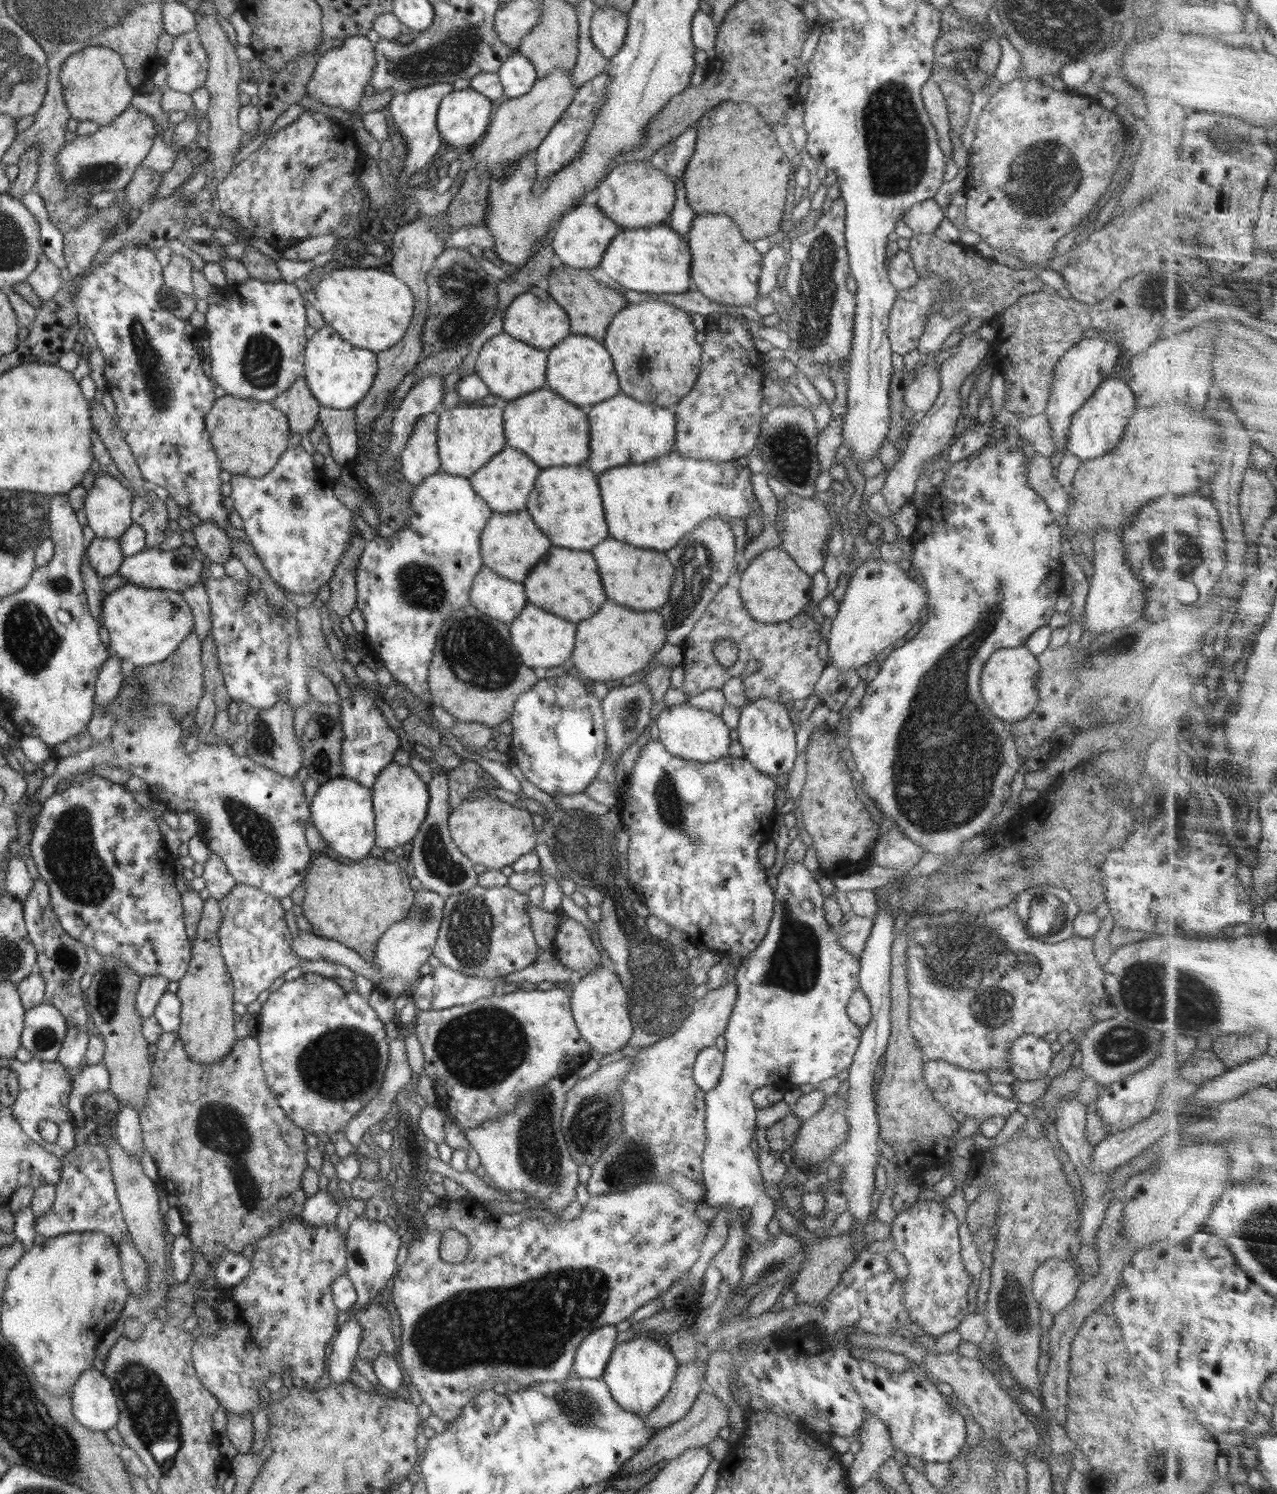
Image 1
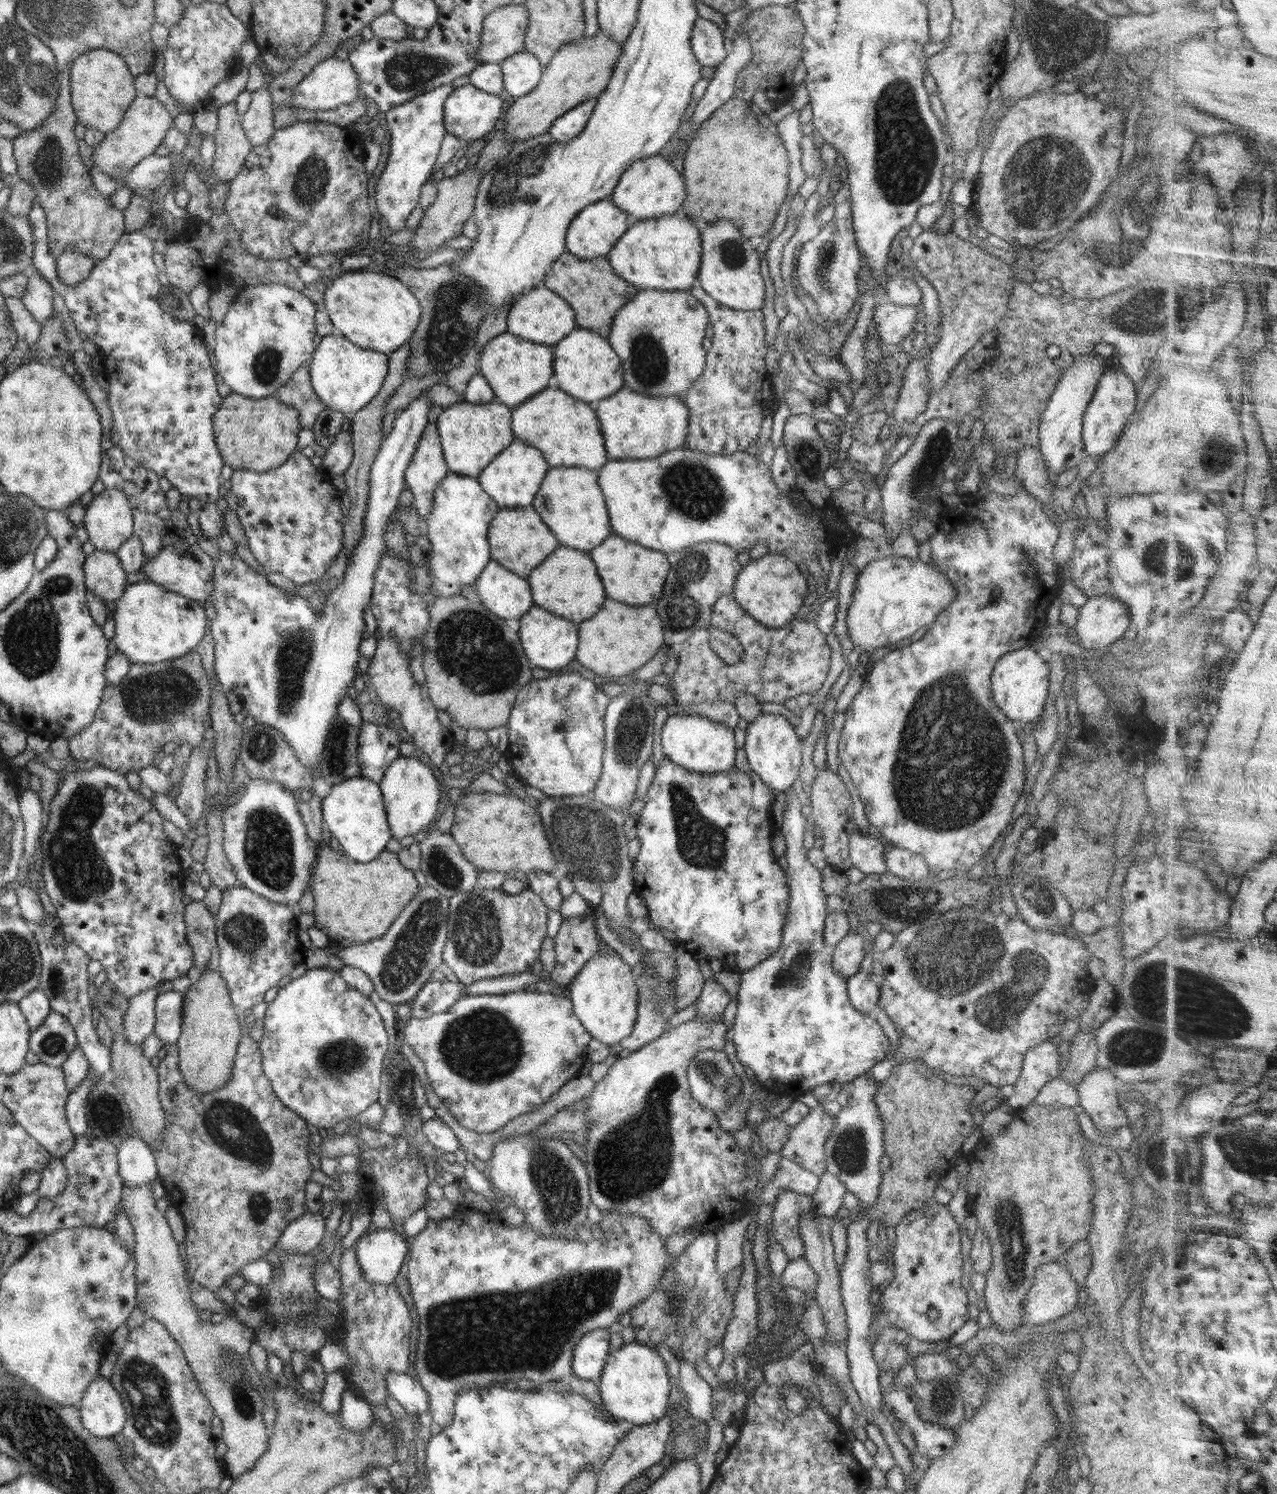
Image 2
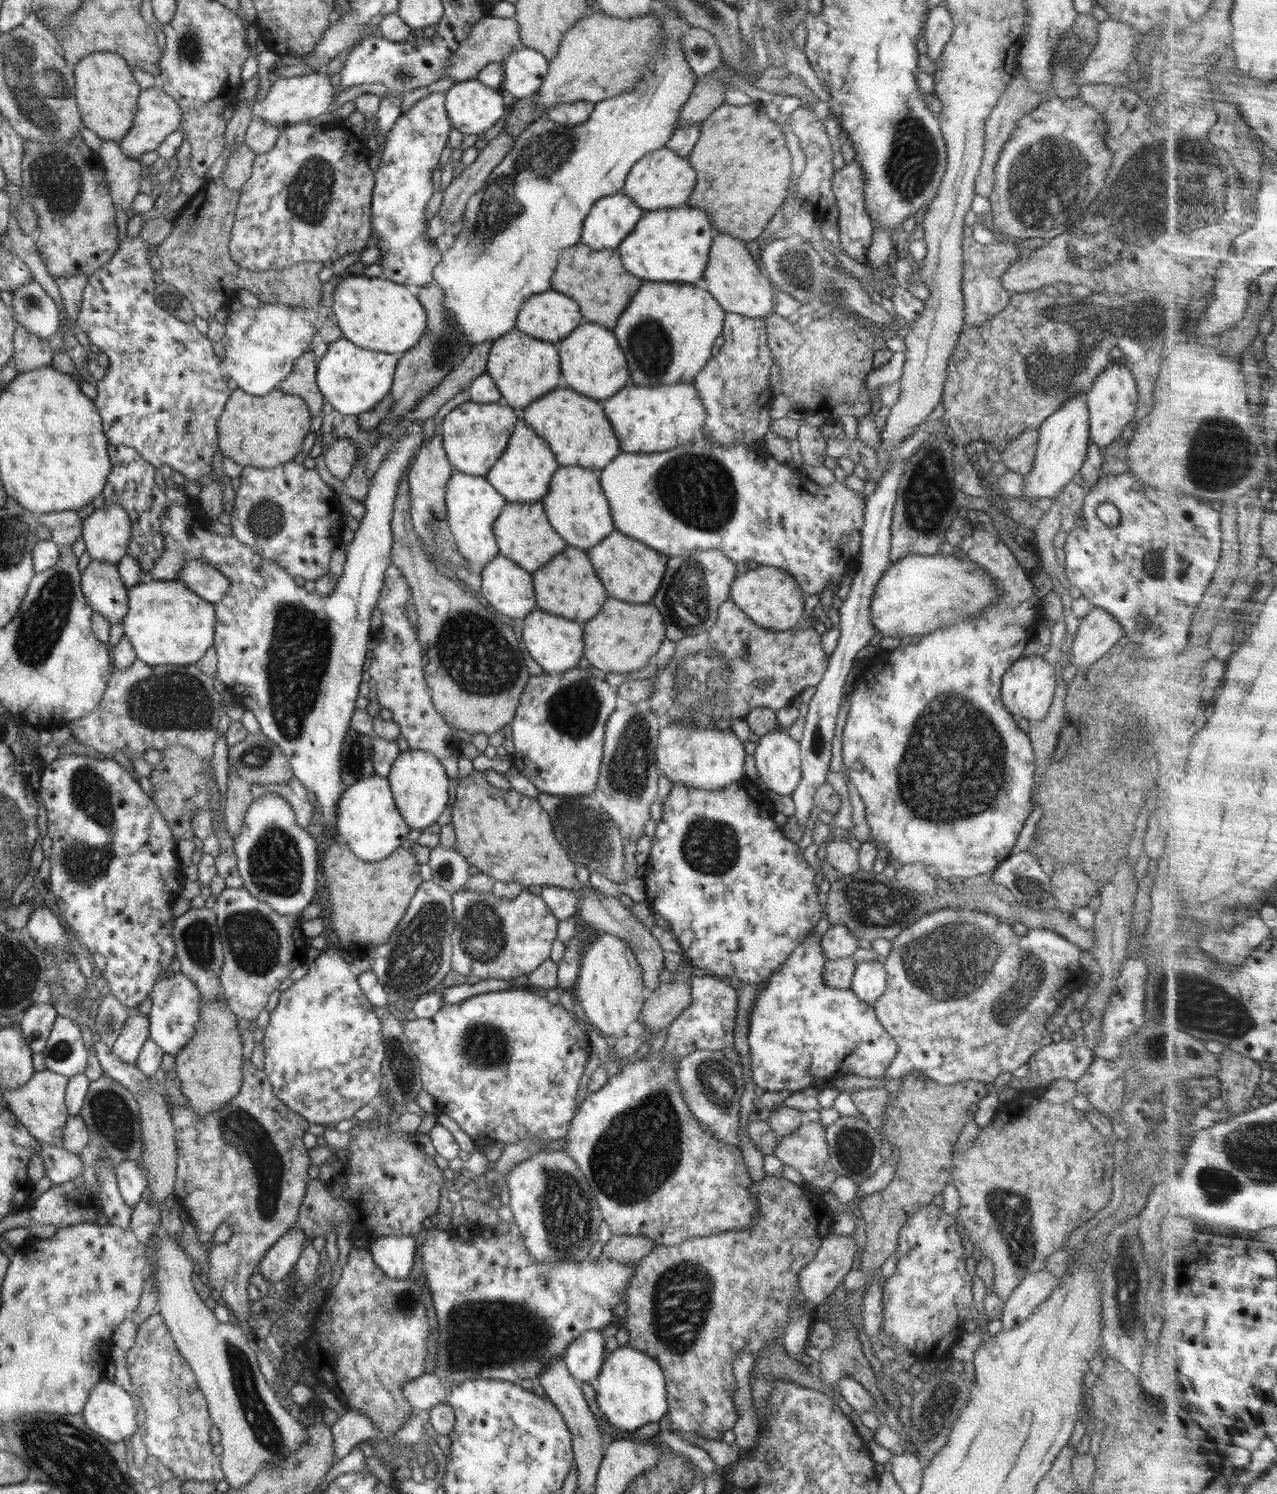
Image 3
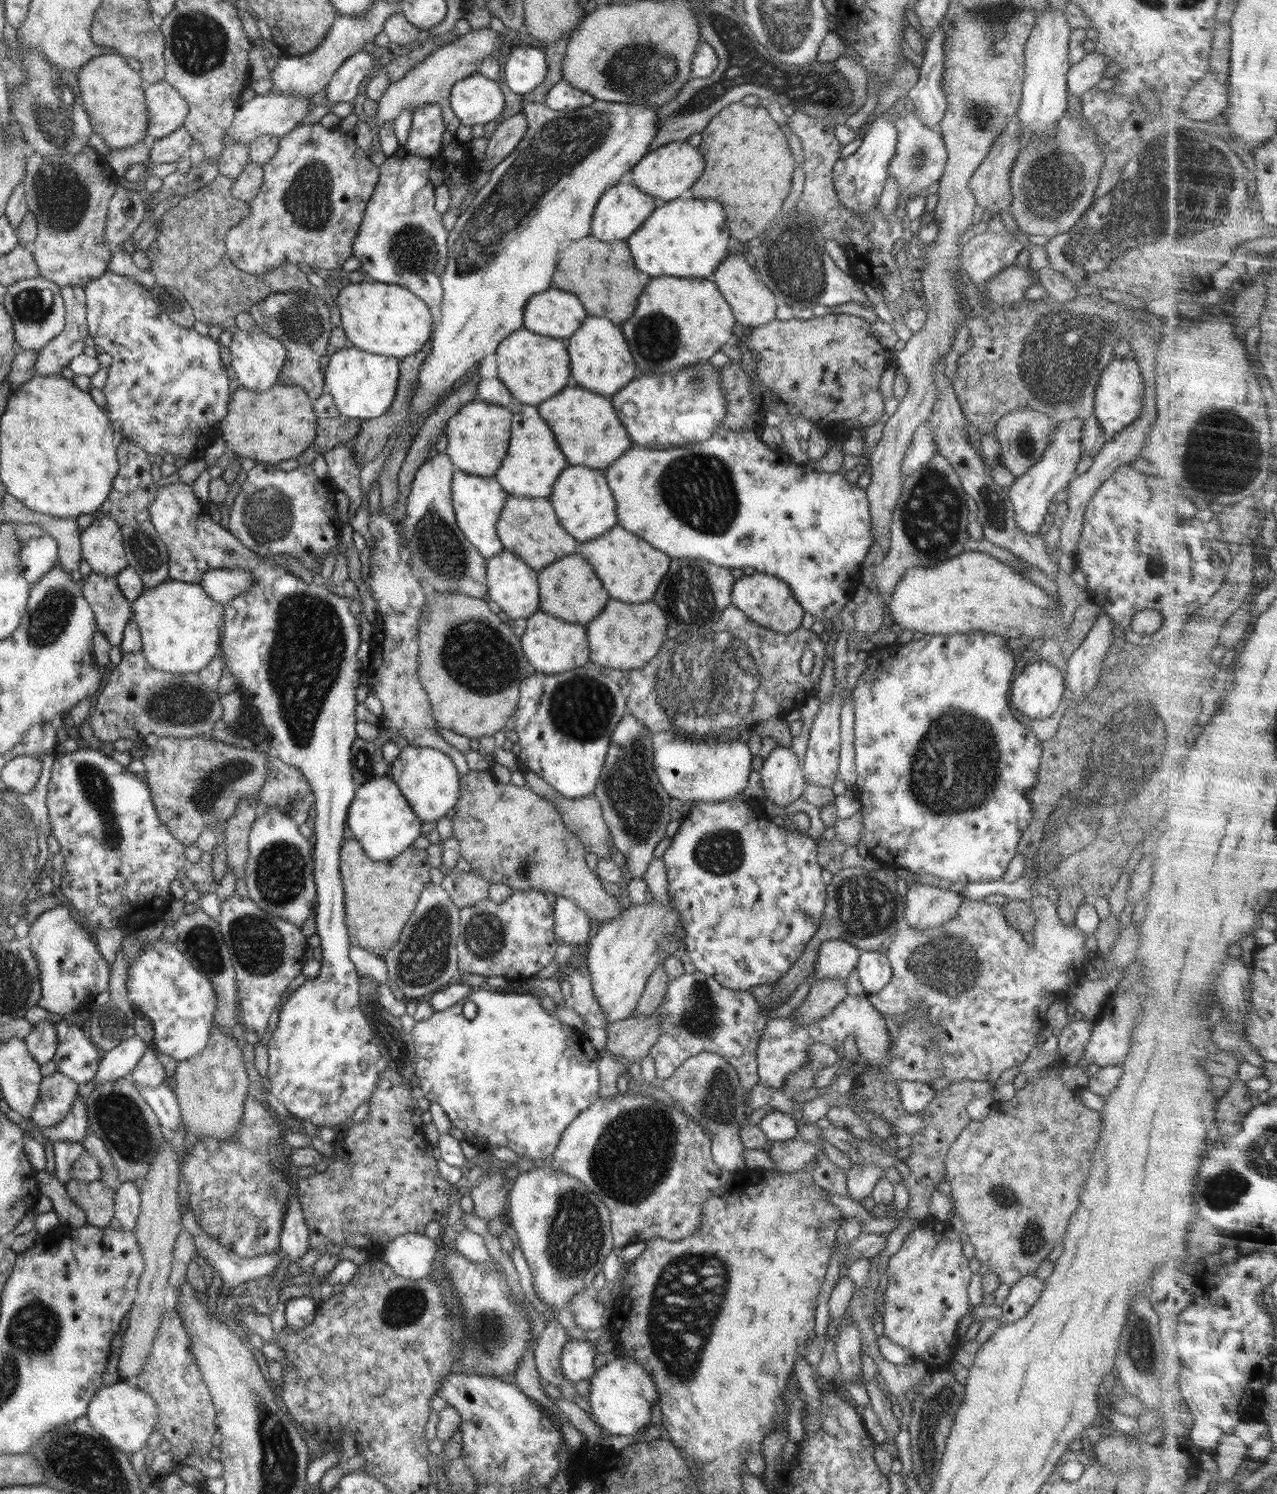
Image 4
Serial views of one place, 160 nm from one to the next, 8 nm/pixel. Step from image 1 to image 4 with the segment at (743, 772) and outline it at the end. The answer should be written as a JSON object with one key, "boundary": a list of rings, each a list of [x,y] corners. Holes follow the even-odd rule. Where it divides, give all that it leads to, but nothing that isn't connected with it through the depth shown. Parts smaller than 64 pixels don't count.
{"boundary":[[[742,793],[738,794],[736,798],[720,802],[691,802],[690,810],[682,817],[682,824],[672,837],[672,843],[664,852],[662,860],[667,868],[668,897],[674,903],[673,907],[679,912],[683,930],[687,934],[685,943],[690,962],[696,966],[698,971],[715,978],[722,986],[735,991],[748,991],[752,986],[772,985],[795,964],[799,956],[803,954],[810,939],[817,933],[827,898],[826,886],[821,879],[823,868],[817,861],[817,842],[808,835],[802,835],[797,830],[791,832],[784,827],[776,826],[764,813],[763,803],[756,799],[747,798]]]}

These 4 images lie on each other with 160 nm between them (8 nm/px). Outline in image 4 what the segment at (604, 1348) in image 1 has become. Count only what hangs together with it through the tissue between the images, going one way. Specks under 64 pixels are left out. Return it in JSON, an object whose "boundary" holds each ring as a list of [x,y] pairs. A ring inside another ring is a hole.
{"boundary":[[[592,1340],[566,1341],[561,1350],[560,1368],[568,1382],[575,1384],[582,1380],[590,1380],[594,1375],[594,1356],[596,1344]]]}

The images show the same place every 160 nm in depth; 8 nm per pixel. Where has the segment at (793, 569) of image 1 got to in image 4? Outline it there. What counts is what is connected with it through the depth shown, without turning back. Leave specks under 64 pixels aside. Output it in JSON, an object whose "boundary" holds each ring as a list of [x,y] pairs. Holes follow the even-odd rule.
{"boundary":[[[755,571],[752,575],[744,575],[735,579],[731,592],[732,605],[739,608],[748,618],[764,628],[788,634],[801,626],[805,613],[797,598],[794,598],[787,582],[777,576]]]}

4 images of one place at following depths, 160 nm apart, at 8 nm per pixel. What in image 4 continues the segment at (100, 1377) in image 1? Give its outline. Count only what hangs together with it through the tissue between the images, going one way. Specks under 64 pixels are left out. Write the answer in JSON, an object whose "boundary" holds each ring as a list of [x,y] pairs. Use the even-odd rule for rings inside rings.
{"boundary":[[[121,1379],[111,1385],[102,1386],[90,1401],[85,1416],[98,1434],[107,1438],[122,1452],[135,1454],[150,1447],[148,1438],[155,1431],[158,1409],[156,1401],[147,1393],[136,1387],[133,1380]]]}

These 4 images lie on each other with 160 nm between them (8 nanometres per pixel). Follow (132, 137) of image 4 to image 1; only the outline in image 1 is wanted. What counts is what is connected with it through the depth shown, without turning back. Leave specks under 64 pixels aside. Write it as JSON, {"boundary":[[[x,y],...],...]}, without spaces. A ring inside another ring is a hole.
{"boundary":[[[87,46],[70,54],[63,63],[59,79],[72,118],[78,121],[91,120],[104,126],[131,105],[135,89],[129,85],[128,71],[115,50],[105,46]]]}

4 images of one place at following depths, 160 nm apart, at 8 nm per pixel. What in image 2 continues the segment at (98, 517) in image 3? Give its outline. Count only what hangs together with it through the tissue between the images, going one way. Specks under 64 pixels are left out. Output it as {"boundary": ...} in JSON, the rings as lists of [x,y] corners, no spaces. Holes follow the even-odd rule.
{"boundary":[[[106,488],[95,494],[85,510],[83,524],[96,550],[113,553],[120,550],[133,535],[133,512],[127,496]]]}

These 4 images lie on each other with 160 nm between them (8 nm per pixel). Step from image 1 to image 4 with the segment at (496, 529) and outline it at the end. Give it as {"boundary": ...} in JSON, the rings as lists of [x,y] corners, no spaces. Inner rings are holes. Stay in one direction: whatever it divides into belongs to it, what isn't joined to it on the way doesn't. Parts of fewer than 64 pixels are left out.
{"boundary":[[[509,495],[496,523],[496,528],[503,549],[516,554],[538,572],[557,561],[558,558],[572,554],[576,548],[576,540],[560,526],[548,497],[530,498]]]}

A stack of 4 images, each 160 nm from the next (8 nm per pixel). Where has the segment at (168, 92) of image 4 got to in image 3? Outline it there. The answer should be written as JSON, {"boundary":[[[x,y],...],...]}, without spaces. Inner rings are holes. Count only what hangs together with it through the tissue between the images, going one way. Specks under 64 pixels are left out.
{"boundary":[[[159,85],[141,90],[137,100],[137,111],[136,116],[133,118],[132,128],[130,128],[126,136],[121,138],[119,142],[120,148],[129,159],[156,150],[171,132],[181,129],[181,120],[182,109]]]}

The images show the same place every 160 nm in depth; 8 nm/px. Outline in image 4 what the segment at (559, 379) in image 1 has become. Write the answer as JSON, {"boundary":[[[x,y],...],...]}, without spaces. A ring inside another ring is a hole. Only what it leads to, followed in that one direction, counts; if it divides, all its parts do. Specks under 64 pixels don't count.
{"boundary":[[[587,316],[580,328],[566,340],[566,349],[570,354],[570,370],[574,382],[590,392],[604,394],[604,397],[618,392],[630,380],[636,378],[636,362],[628,349],[628,344],[620,332],[620,325],[614,326],[608,318]]]}

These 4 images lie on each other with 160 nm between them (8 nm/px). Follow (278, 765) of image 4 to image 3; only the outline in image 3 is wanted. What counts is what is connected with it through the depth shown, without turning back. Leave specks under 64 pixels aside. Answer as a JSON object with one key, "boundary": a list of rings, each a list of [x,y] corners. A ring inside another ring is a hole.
{"boundary":[[[292,777],[289,782],[280,784],[266,784],[266,785],[250,785],[252,797],[262,798],[264,794],[276,794],[280,798],[284,798],[290,808],[295,814],[296,824],[302,829],[308,829],[310,826],[312,814],[313,797],[308,790],[297,780]]]}

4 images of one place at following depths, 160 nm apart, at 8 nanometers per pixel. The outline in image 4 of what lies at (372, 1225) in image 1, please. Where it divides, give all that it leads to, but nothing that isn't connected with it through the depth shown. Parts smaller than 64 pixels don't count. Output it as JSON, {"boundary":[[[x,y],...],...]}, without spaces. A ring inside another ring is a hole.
{"boundary":[[[408,1233],[385,1244],[381,1261],[401,1278],[422,1280],[432,1273],[437,1252],[437,1243],[432,1238]]]}

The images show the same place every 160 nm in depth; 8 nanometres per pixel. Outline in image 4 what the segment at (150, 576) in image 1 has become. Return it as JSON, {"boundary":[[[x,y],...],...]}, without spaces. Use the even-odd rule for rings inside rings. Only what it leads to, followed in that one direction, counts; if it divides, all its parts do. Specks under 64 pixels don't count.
{"boundary":[[[220,568],[205,572],[199,585],[212,600],[224,605],[248,590],[253,585],[253,576],[249,570]]]}

